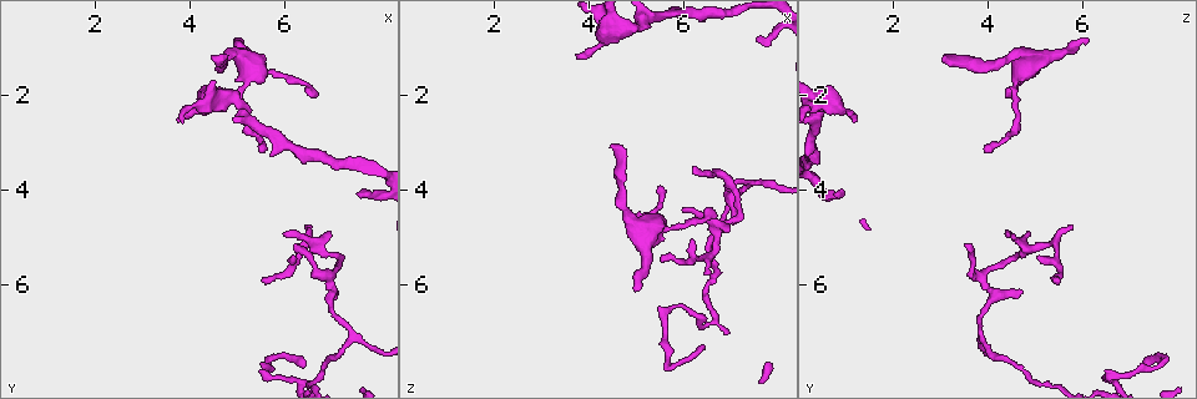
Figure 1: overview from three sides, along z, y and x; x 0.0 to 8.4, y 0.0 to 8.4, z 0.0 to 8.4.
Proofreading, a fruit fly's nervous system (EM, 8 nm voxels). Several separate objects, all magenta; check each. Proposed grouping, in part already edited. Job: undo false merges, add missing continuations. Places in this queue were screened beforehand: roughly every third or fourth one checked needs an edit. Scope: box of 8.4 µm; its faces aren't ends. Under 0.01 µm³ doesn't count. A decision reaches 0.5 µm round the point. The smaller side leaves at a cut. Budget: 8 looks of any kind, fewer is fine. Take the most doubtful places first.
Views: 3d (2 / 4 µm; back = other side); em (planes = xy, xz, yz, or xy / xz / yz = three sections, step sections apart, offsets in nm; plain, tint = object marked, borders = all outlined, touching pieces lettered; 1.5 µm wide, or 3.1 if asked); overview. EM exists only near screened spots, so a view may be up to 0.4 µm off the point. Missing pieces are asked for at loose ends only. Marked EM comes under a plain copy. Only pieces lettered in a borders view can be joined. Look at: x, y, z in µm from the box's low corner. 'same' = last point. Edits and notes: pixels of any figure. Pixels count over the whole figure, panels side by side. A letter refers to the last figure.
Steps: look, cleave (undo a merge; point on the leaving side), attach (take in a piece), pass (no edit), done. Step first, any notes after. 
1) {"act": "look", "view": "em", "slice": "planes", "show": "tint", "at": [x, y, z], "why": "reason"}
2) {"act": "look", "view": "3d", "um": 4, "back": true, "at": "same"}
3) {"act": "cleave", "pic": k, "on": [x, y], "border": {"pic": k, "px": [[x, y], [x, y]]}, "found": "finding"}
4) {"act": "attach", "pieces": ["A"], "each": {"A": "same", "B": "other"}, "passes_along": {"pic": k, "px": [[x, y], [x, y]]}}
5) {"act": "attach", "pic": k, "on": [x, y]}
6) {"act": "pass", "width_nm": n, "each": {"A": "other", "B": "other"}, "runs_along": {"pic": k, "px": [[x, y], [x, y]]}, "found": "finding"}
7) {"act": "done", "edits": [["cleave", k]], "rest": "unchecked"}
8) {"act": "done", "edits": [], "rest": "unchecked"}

{"act": "look", "view": "em", "slice": "planes", "show": "borders", "at": [5.45, 3.15, 3.85], "why": "tapers out"}

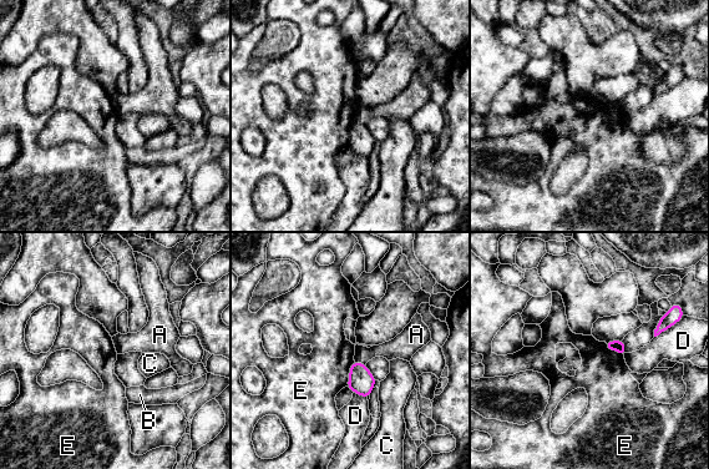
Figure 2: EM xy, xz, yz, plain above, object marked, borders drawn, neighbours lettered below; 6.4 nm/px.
{"act": "pass", "each": {"A": "other", "B": "other", "C": "other", "D": "other", "E": "other"}, "border": {"pic": 2, "px": [[354, 361], [345, 386]]}, "found": "no lettered piece goes on from it"}

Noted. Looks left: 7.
{"act": "look", "view": "3d", "um": 4, "at": [6.95, 5.85, 3.85], "why": "branch point"}

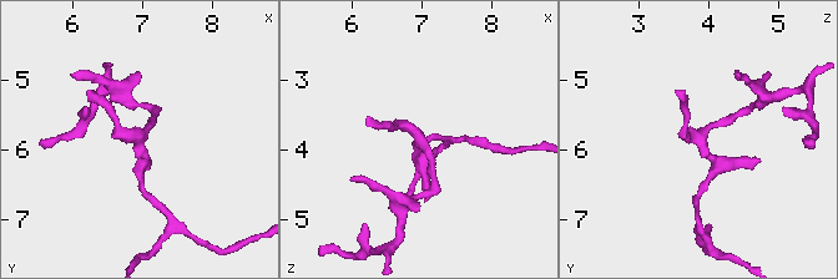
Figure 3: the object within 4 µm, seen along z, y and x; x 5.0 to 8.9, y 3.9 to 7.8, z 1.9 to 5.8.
{"act": "look", "view": "em", "slice": "planes", "show": "borders", "at": [6.95, 5.85, 3.85], "why": "need the tissue"}

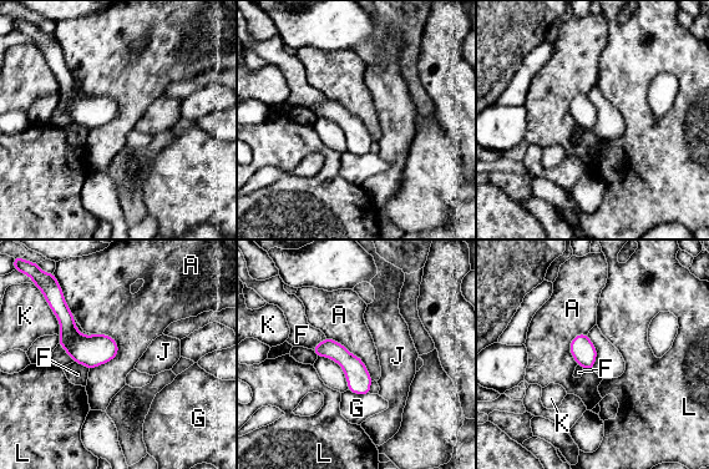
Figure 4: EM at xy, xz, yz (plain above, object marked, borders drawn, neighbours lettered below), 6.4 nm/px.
{"act": "pass", "each": {"A": "other", "F": "other", "G": "other", "J": "other", "K": "other", "L": "other"}, "runs_along": {"pic": 4, "px": [[317, 349], [333, 349], [366, 391]]}, "found": "continuous, no second cell"}

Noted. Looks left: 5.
{"act": "look", "view": "3d", "um": 4, "at": [6.05, 1.70, 4.70]}

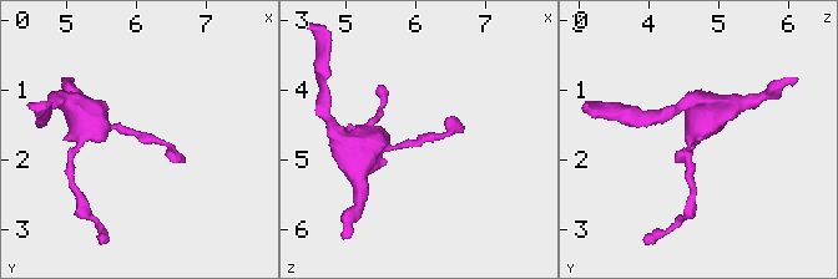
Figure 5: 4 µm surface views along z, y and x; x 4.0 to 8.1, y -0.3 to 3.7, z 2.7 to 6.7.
{"act": "look", "view": "em", "slice": "planes", "show": "tint", "at": [6.00, 1.65, 4.75]}

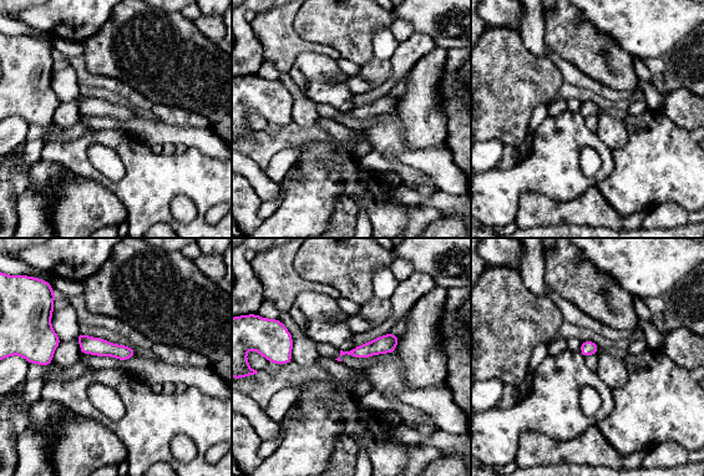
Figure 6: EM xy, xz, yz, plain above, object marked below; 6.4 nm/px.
{"act": "look", "view": "em", "slice": "planes", "show": "borders", "at": "same"}

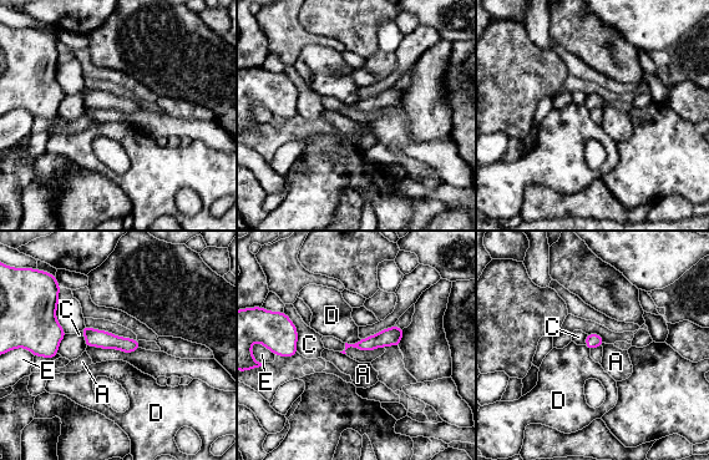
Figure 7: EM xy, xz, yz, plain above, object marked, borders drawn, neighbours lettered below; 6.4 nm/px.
{"act": "pass", "each": {"A": "other", "C": "other", "D": "other", "E": "other"}, "runs_along": {"pic": 7, "px": [[85, 330], [96, 338], [135, 347]]}, "found": "all the same cell"}

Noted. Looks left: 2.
{"act": "done", "edits": [], "rest": "unchecked"}

